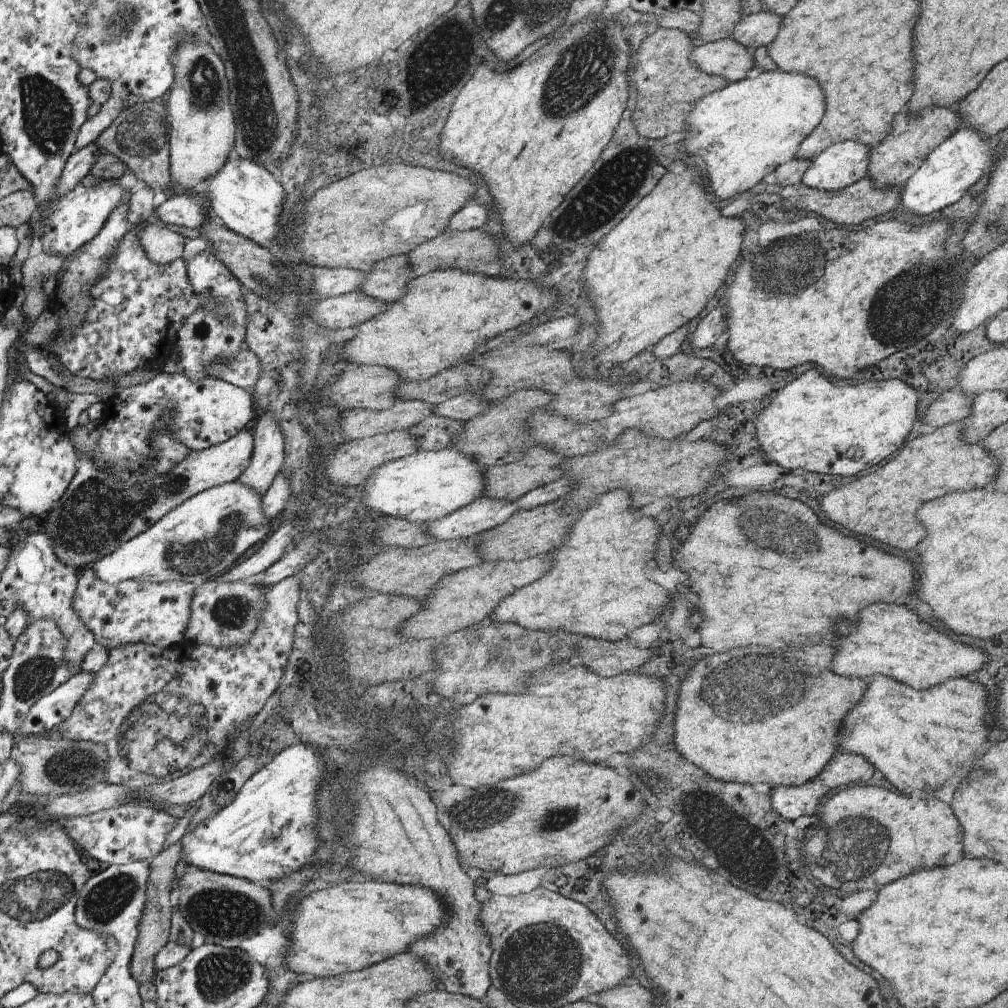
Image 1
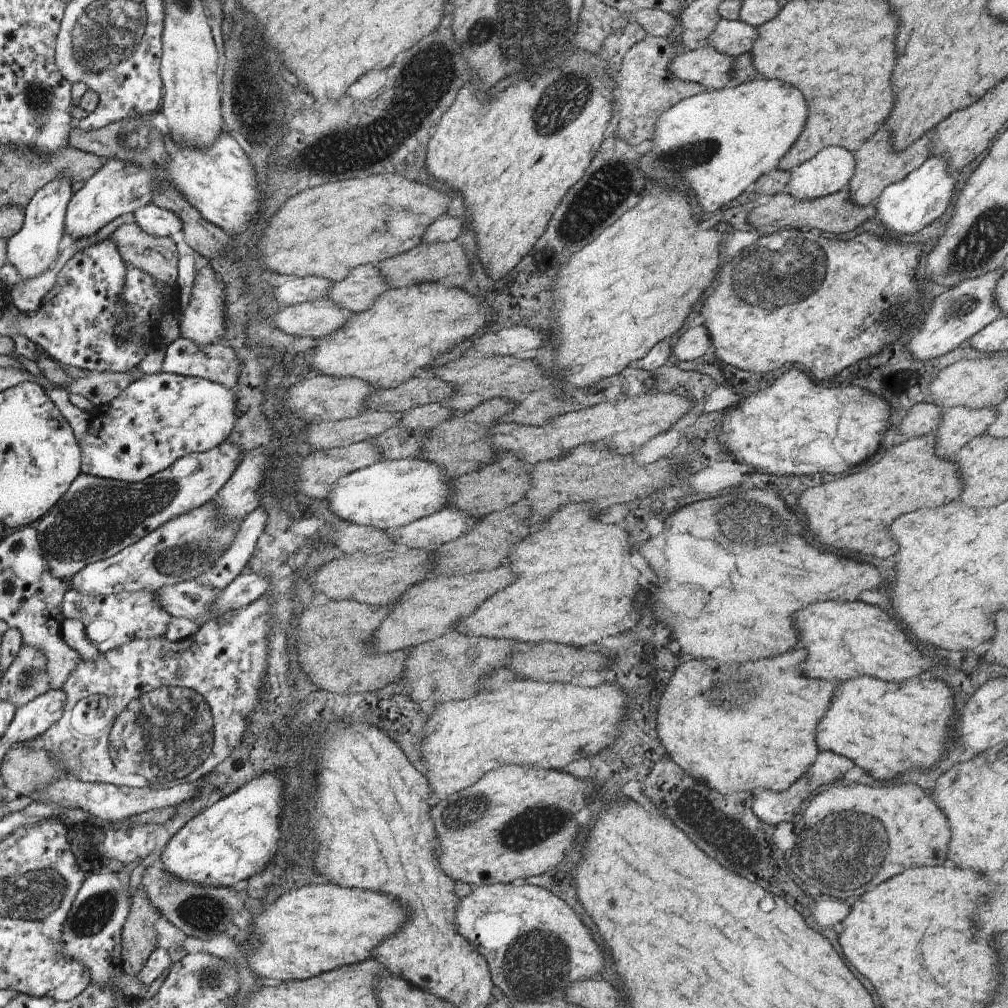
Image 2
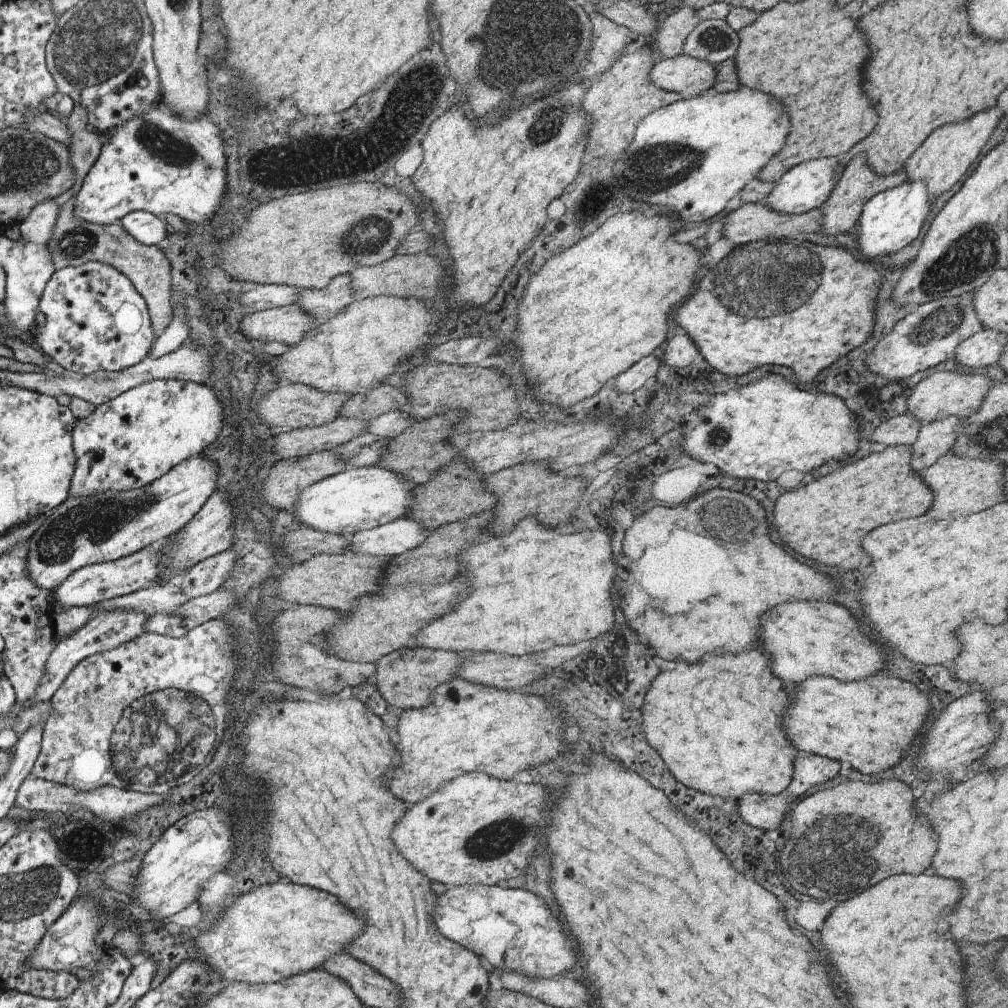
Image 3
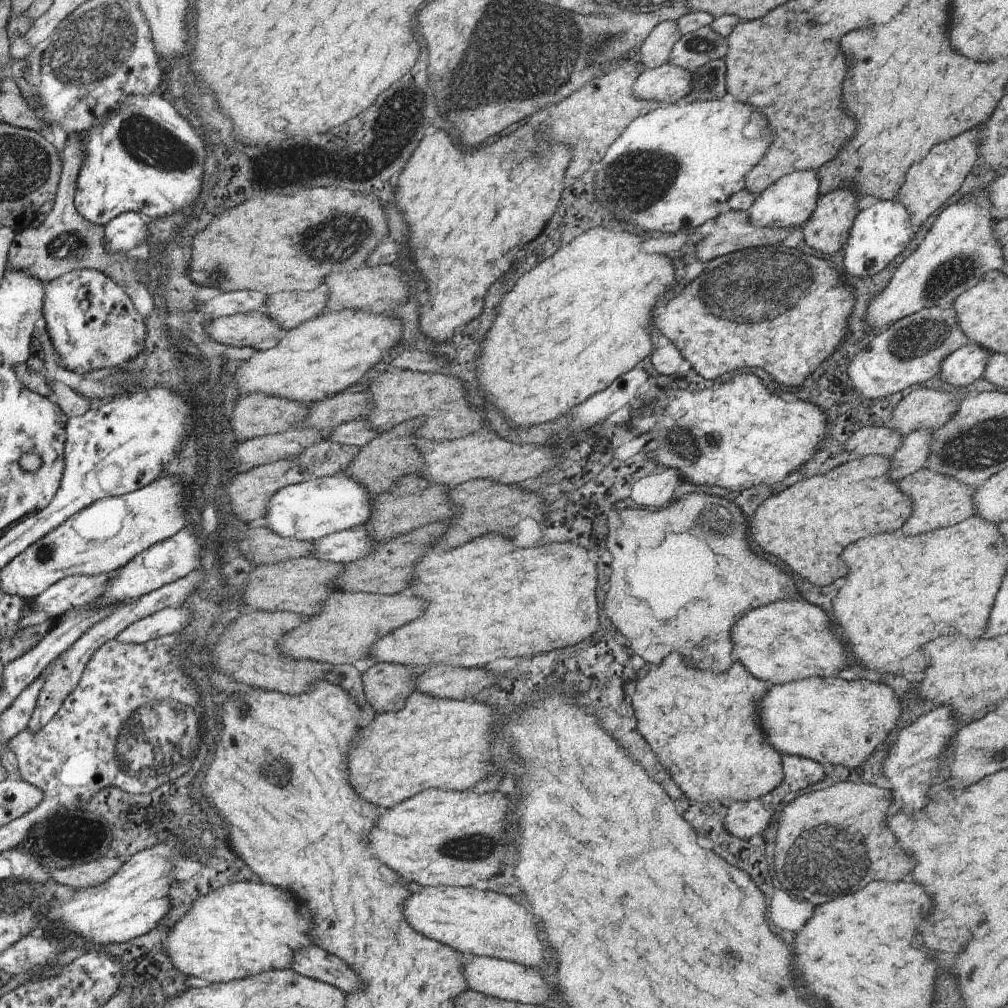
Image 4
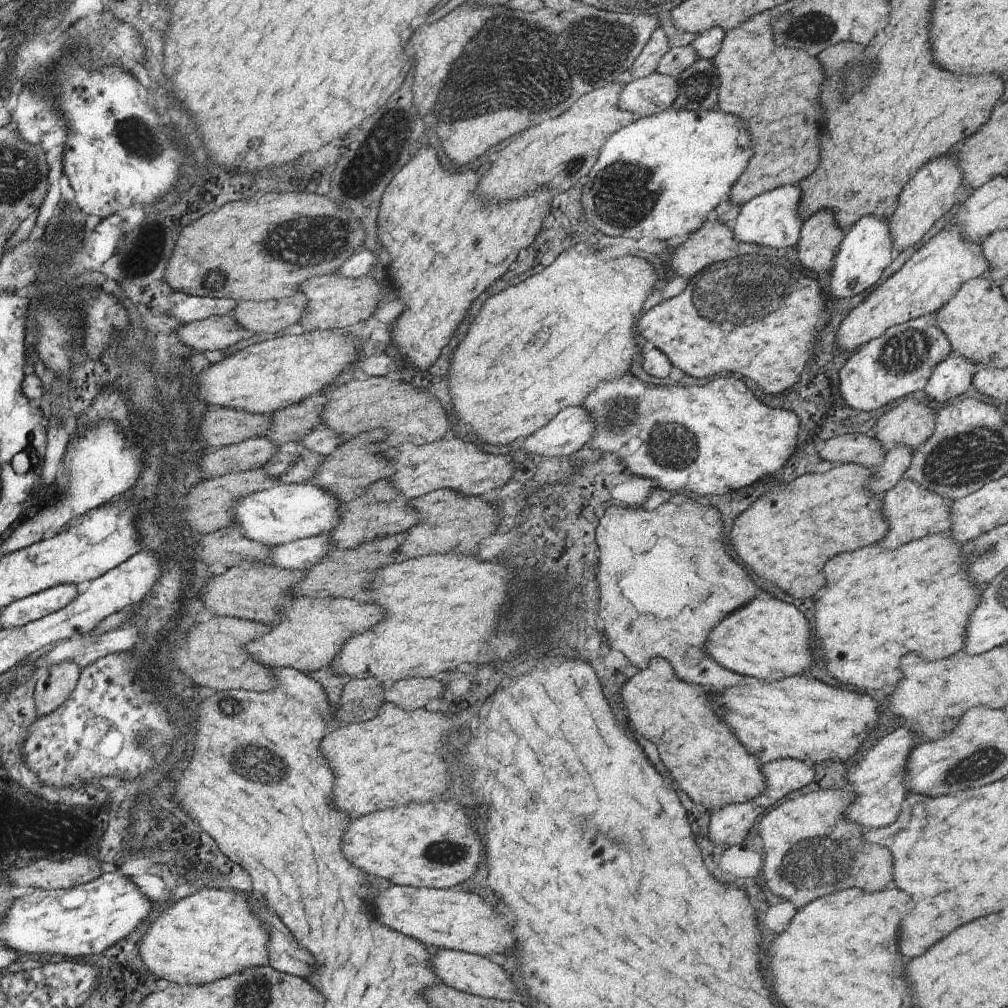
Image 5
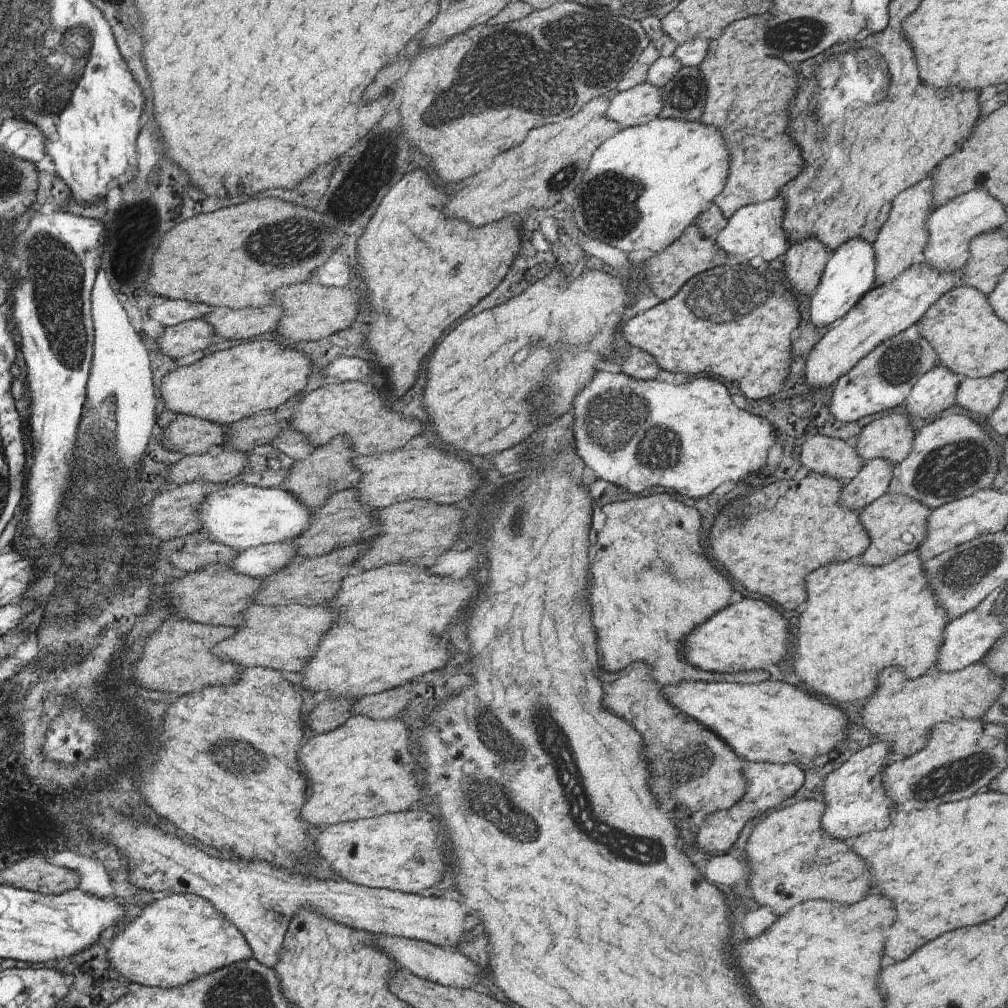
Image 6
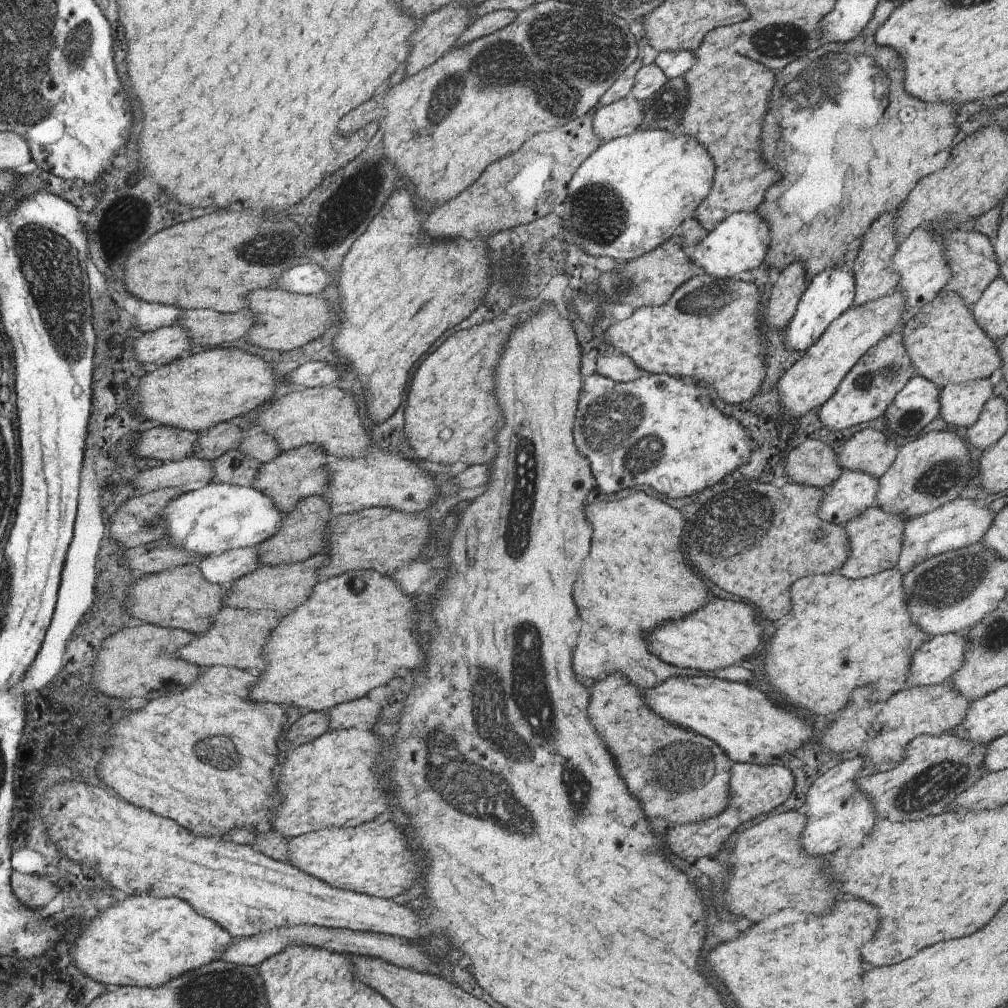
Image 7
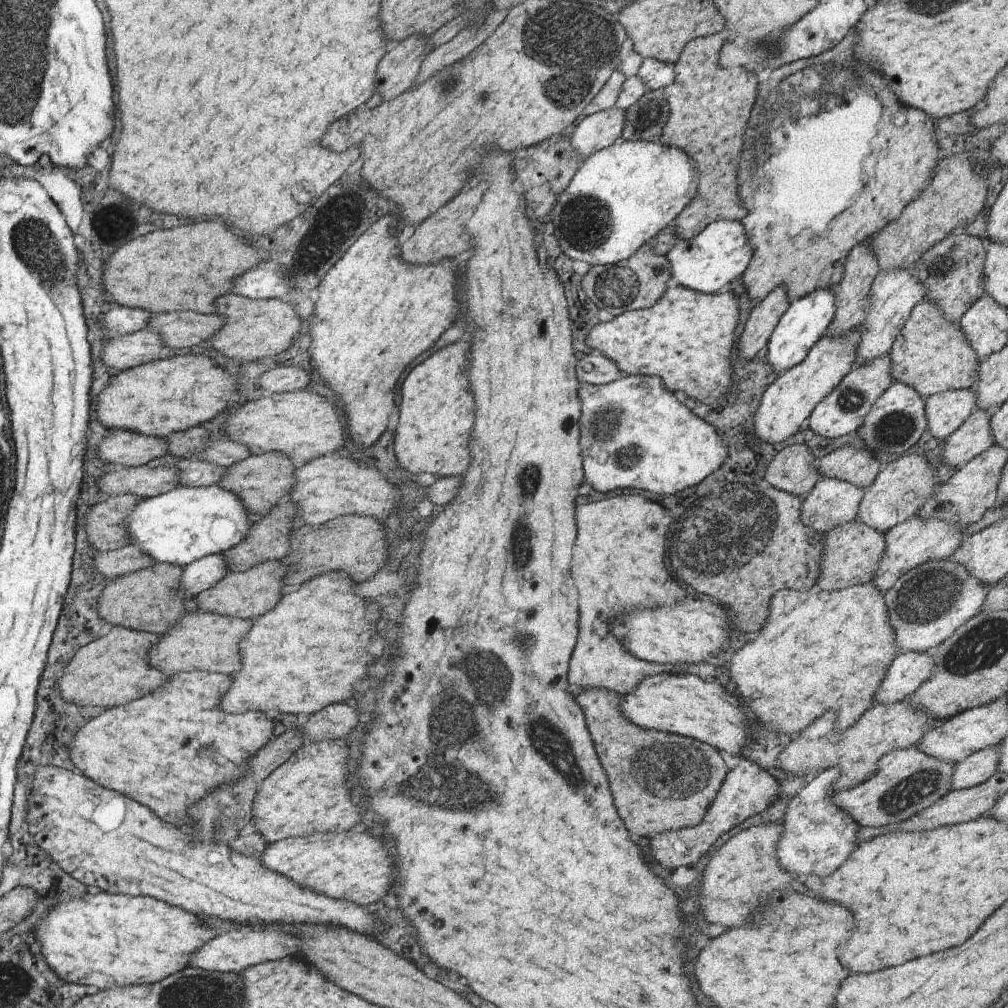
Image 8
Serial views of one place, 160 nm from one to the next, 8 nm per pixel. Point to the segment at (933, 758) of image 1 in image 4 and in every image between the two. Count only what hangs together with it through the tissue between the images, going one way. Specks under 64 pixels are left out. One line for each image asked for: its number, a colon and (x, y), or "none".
2: (886, 728)
3: (870, 723)
4: (826, 719)

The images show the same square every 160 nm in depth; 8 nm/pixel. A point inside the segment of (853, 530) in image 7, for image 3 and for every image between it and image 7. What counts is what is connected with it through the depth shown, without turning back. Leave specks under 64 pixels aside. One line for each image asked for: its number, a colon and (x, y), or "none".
3: (961, 487)
4: (939, 501)
5: (912, 512)
6: (897, 524)

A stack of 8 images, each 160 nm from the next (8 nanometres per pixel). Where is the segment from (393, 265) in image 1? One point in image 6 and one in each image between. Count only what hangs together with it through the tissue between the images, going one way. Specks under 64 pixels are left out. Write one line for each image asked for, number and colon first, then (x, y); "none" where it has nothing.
2: (355, 293)
3: (324, 303)
4: (290, 309)
5: (281, 315)
6: (245, 323)

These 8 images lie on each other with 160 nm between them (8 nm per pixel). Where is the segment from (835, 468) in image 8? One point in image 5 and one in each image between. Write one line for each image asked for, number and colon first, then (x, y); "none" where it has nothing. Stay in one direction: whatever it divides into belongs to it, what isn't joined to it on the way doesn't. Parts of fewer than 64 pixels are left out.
5: (911, 422)
6: (891, 437)
7: (870, 450)

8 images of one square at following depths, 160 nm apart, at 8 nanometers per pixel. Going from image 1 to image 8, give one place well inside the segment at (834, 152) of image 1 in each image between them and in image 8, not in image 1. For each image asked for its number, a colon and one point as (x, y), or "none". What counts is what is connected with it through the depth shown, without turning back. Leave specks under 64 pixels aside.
2: (830, 171)
3: (805, 187)
4: (790, 202)
5: (772, 219)
6: (756, 229)
7: (740, 242)
8: (708, 262)

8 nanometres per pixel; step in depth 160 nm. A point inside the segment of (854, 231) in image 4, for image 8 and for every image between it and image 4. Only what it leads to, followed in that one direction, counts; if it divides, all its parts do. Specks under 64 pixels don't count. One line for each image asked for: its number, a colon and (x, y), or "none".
5: (867, 248)
6: (849, 274)
7: (831, 292)
8: (807, 319)

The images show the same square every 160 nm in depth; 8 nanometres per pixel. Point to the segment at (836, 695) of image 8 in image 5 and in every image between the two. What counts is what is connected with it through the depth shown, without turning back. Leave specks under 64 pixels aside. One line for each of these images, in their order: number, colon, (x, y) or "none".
5: (881, 605)
6: (862, 623)
7: (843, 634)

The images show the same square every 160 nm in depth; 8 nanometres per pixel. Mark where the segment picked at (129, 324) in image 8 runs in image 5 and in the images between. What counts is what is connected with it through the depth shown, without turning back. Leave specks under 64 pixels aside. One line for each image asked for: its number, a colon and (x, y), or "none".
5: (195, 308)
6: (175, 311)
7: (151, 316)

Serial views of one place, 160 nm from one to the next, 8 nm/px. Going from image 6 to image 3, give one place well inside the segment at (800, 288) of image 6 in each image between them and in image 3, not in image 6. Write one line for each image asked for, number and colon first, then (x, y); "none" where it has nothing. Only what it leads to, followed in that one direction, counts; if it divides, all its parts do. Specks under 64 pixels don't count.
3: (858, 184)
4: (827, 230)
5: (820, 238)

